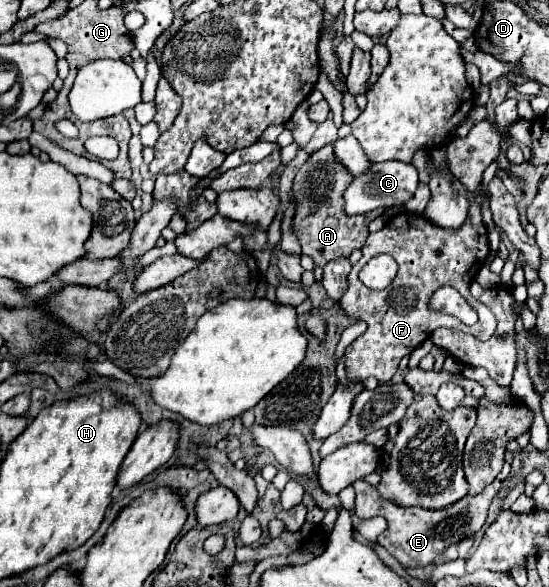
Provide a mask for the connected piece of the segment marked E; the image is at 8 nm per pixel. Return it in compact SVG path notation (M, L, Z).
M506 463L504 469L500 471L500 475L482 493L466 495L458 503L448 505L446 509L430 509L430 511L422 509L422 507L398 507L392 501L386 501L374 485L370 485L364 479L358 479L352 483L352 487L356 491L356 515L360 519L368 519L368 517L376 517L376 515L386 517L388 529L384 531L384 535L378 537L378 543L384 545L388 549L388 553L394 555L404 567L426 567L434 561L436 555L440 555L442 551L446 551L452 545L458 545L462 539L472 537L474 533L478 533L482 529L486 515L488 515L488 507L490 507L492 499L496 497L496 493L500 491L508 473L510 473L510 465Z

